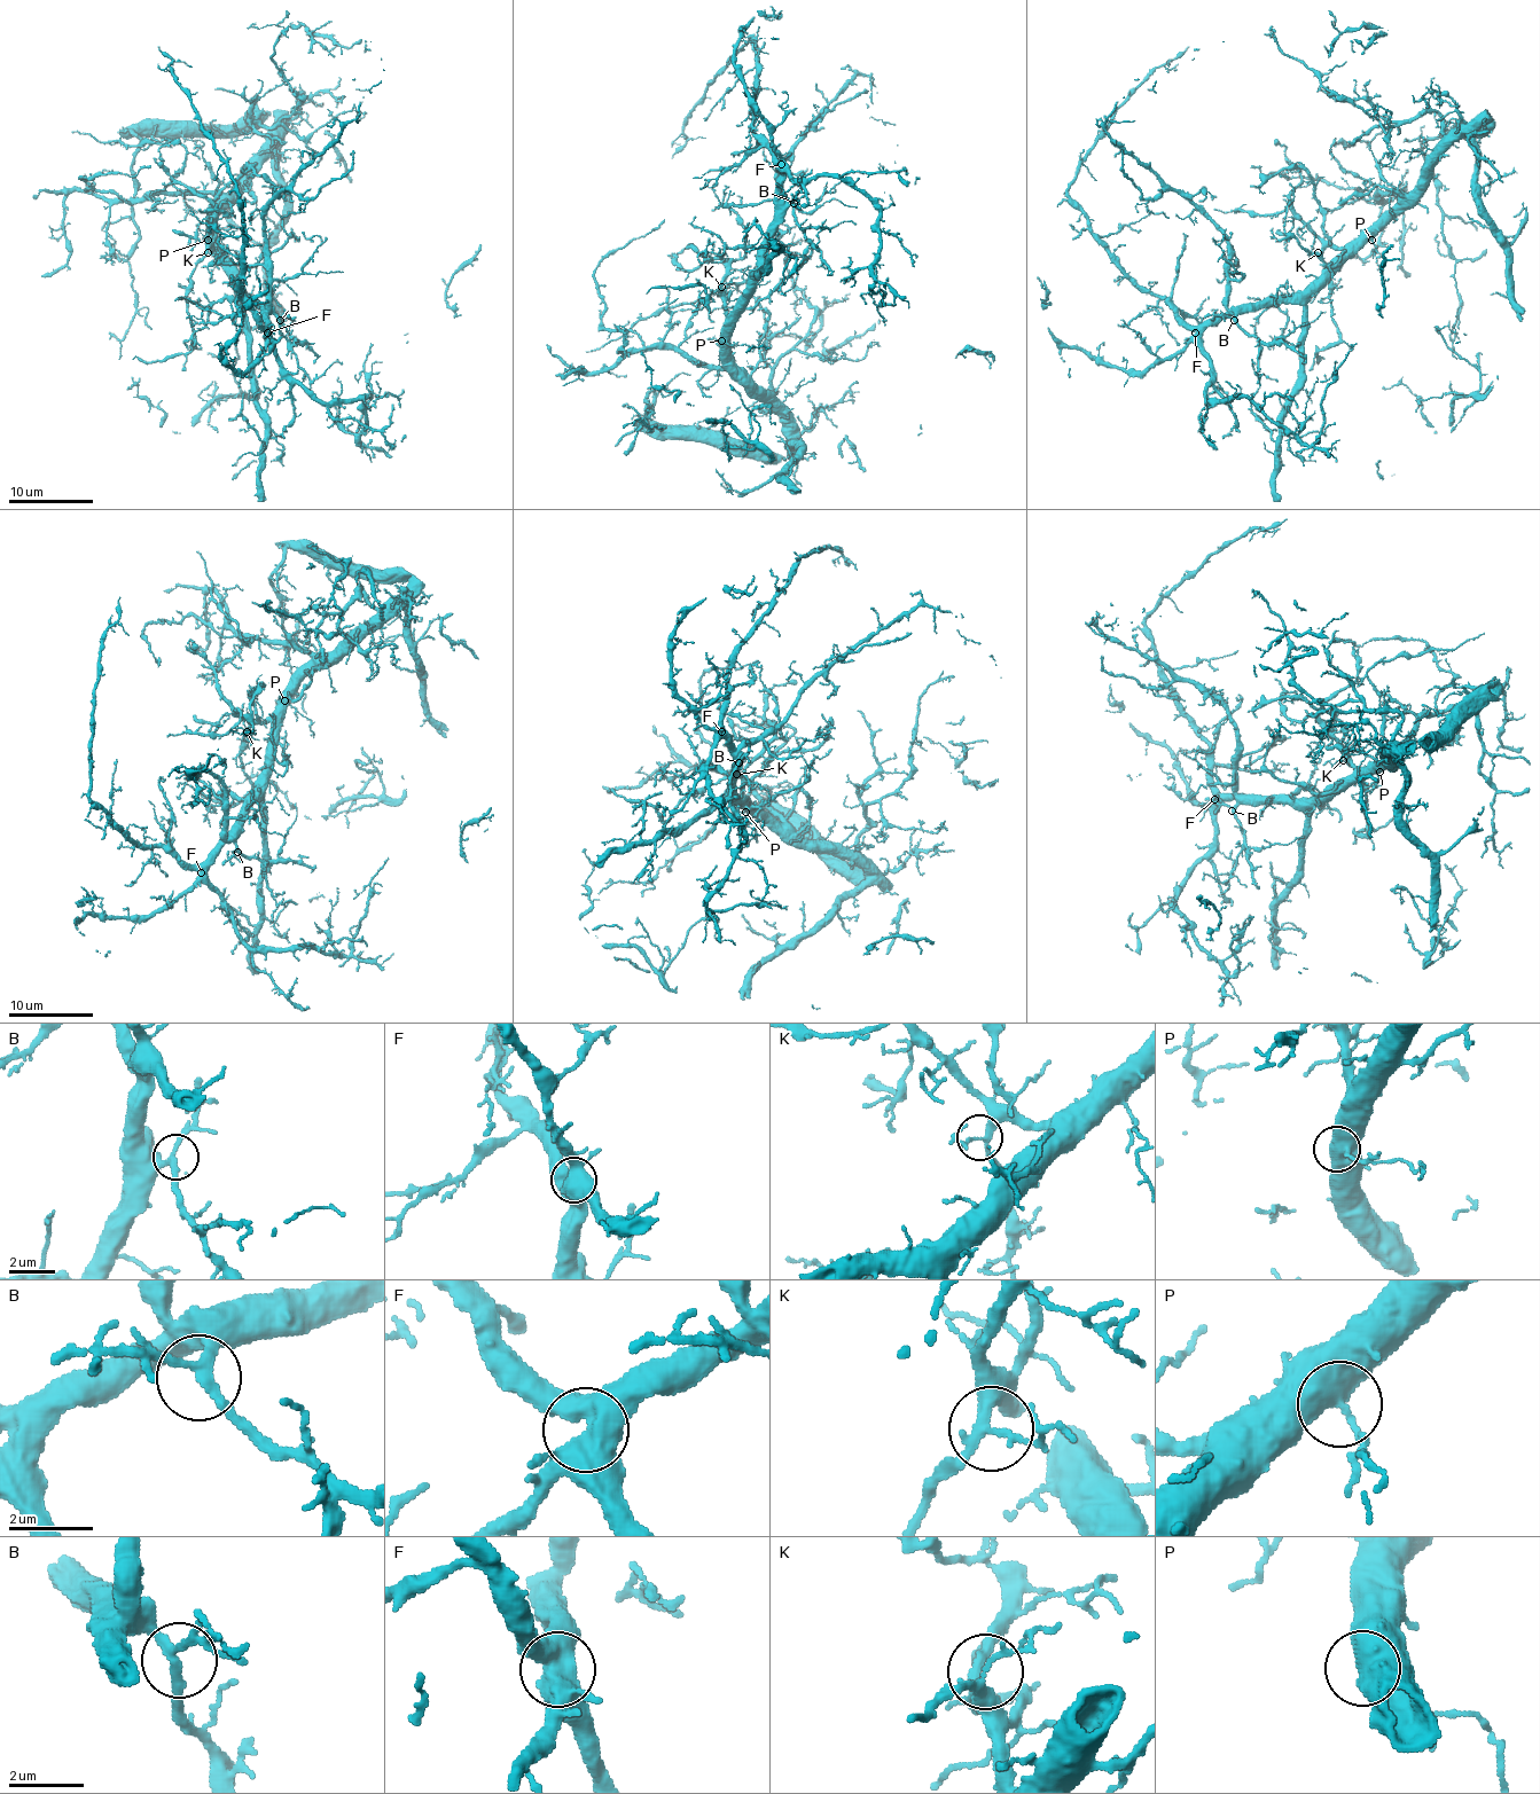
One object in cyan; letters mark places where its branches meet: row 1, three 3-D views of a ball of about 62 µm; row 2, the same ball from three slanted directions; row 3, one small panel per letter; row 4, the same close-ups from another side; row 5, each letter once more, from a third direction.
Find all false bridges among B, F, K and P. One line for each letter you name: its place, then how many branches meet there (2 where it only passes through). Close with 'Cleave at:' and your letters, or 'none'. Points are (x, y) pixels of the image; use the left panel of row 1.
Cleave at: none

